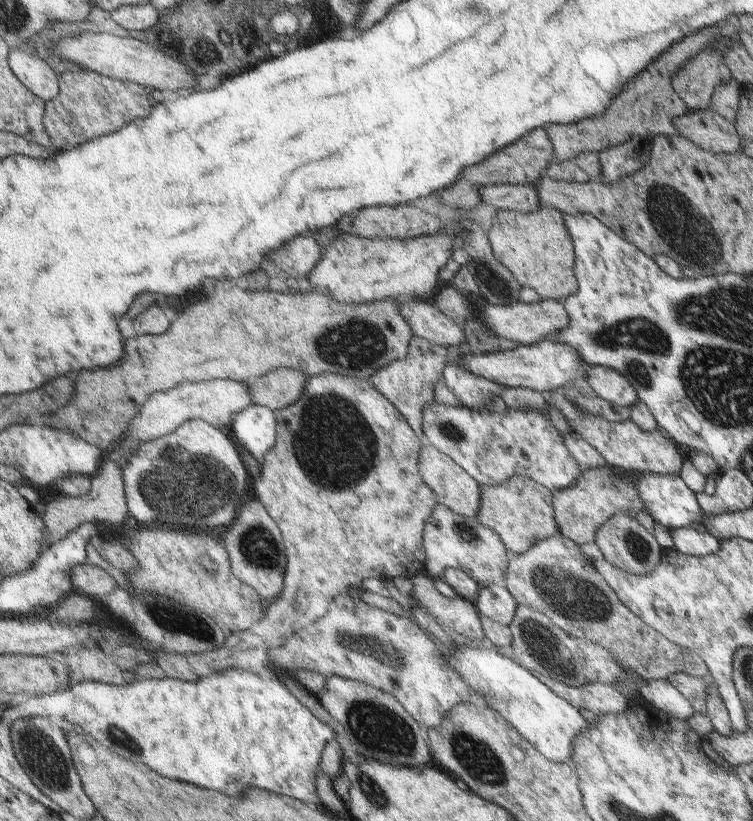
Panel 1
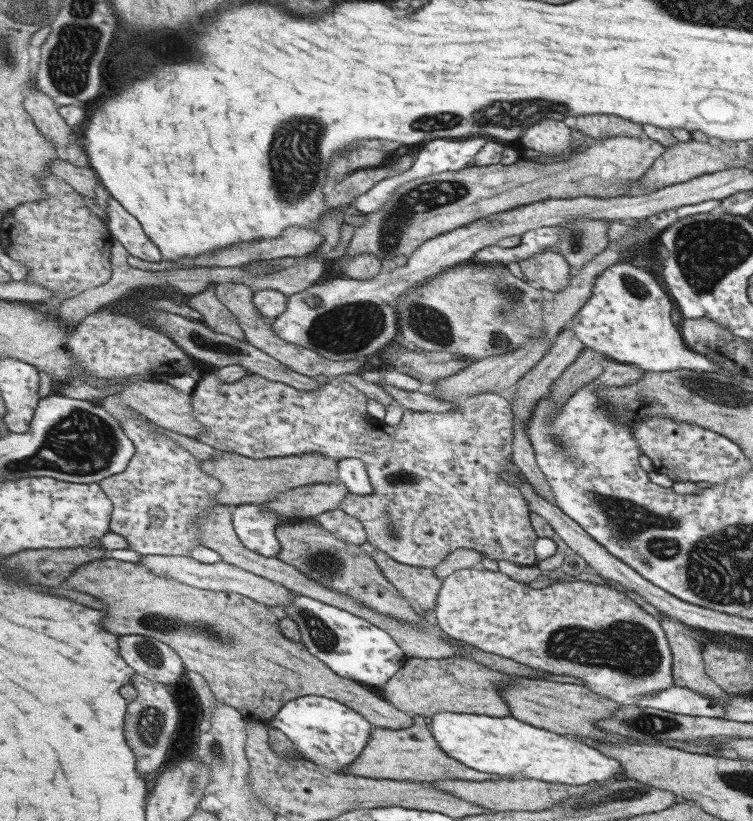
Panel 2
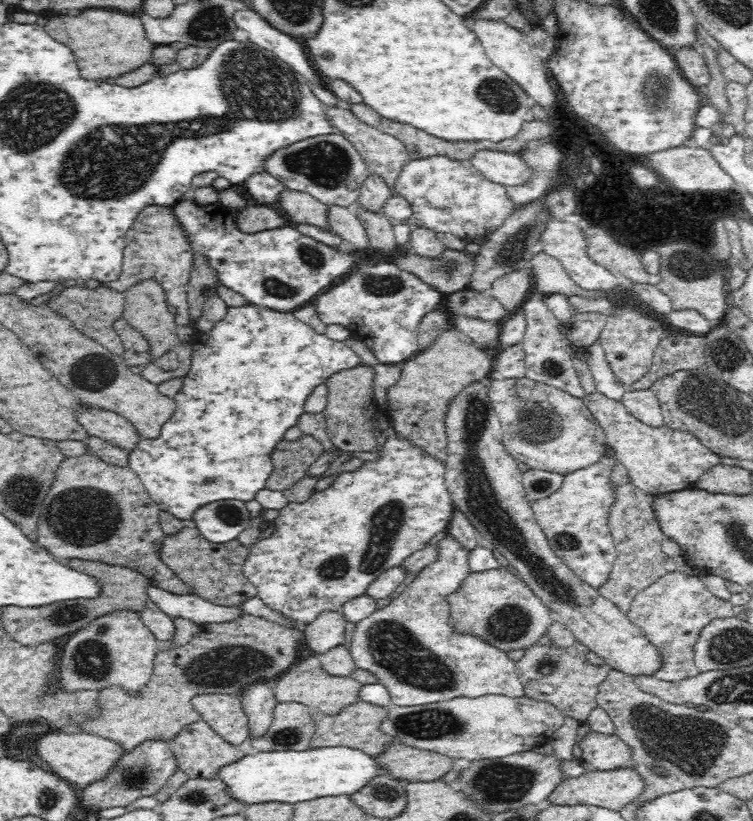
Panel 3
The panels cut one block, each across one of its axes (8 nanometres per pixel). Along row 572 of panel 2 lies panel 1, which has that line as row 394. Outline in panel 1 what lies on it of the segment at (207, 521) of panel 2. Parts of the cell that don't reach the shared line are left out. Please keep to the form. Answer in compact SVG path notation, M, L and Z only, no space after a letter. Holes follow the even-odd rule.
M273 370L261 378L245 382L255 400L255 406L267 406L273 412L295 404L305 392L309 376L299 370Z

